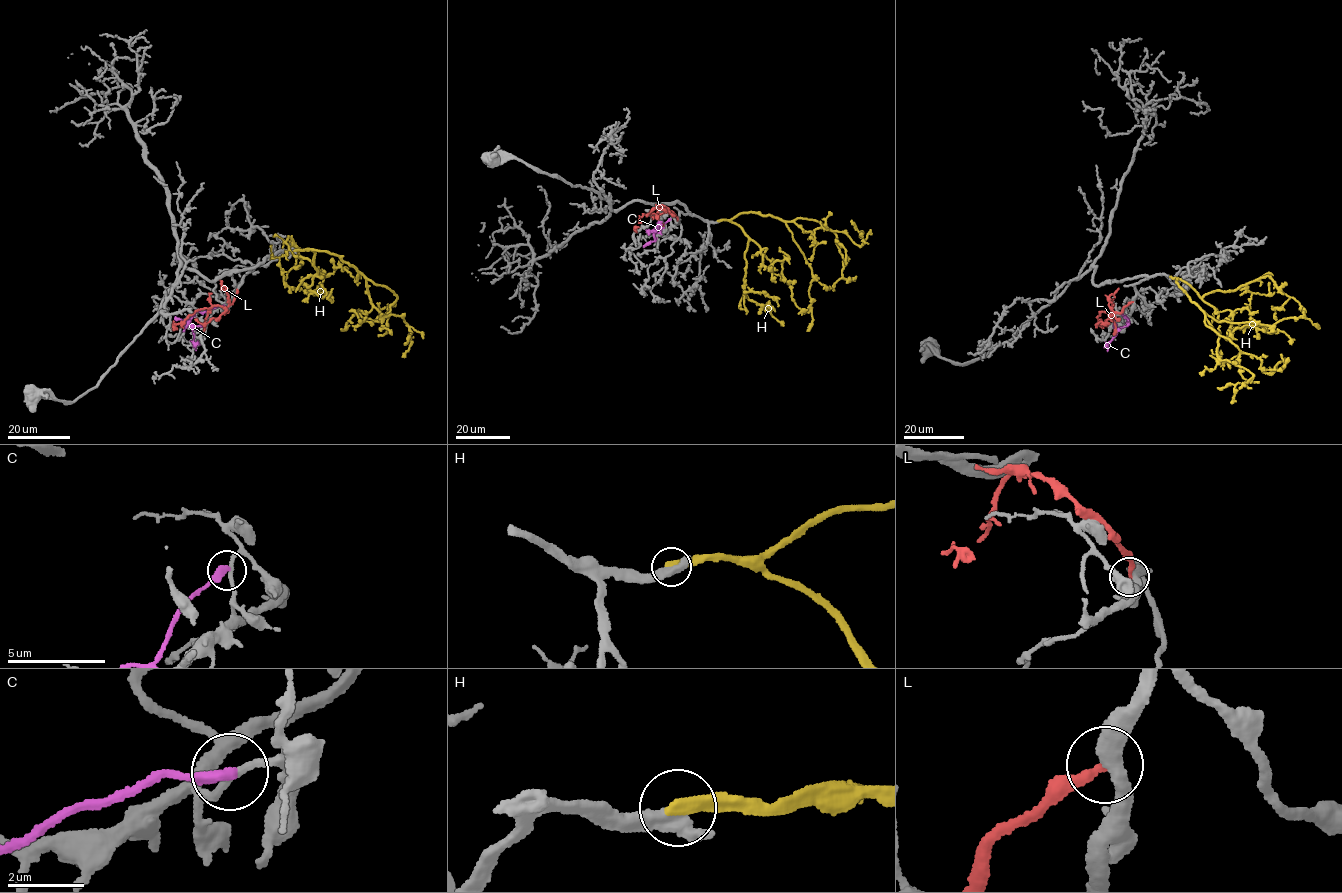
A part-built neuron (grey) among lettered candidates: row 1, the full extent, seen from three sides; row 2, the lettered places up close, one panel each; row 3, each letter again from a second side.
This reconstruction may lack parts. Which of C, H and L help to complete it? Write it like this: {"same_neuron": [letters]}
{"same_neuron": []}

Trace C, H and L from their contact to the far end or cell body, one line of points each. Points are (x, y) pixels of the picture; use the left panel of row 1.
C: (224, 305), (202, 312), (197, 311), (190, 319), (195, 350)
H: (294, 250), (338, 254), (395, 294), (395, 301), (378, 321), (357, 314), (340, 329)
L: (237, 289), (234, 299), (227, 306), (196, 310), (172, 327)

